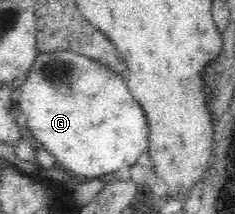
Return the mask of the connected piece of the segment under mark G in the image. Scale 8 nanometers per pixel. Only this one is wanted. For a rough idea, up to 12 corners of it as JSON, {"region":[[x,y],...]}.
{"region":[[38,56],[17,104],[73,176],[148,152],[145,112],[107,66]]}

